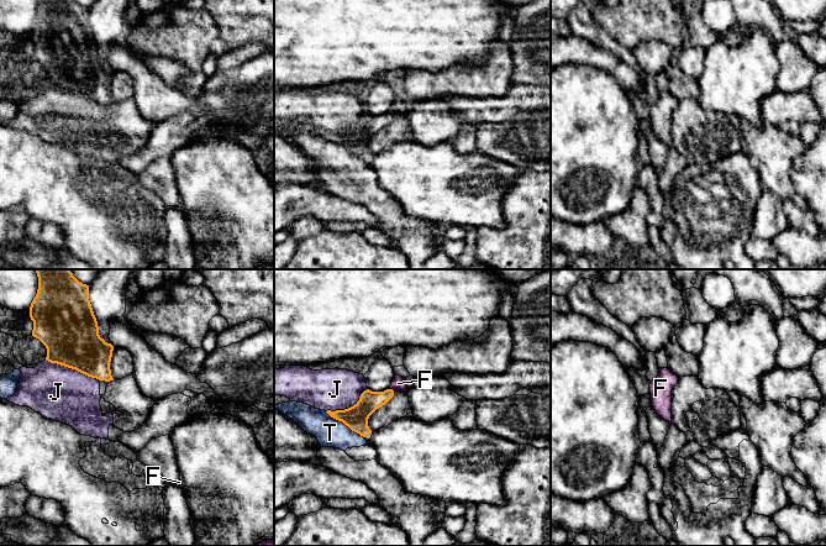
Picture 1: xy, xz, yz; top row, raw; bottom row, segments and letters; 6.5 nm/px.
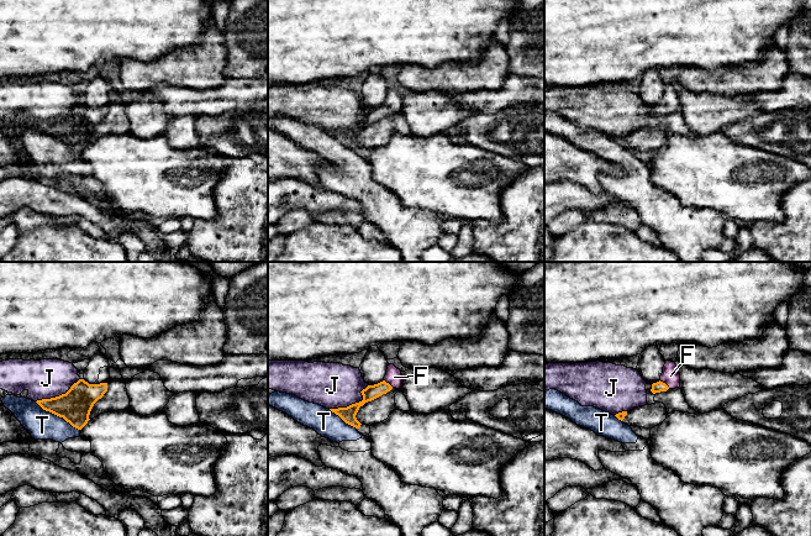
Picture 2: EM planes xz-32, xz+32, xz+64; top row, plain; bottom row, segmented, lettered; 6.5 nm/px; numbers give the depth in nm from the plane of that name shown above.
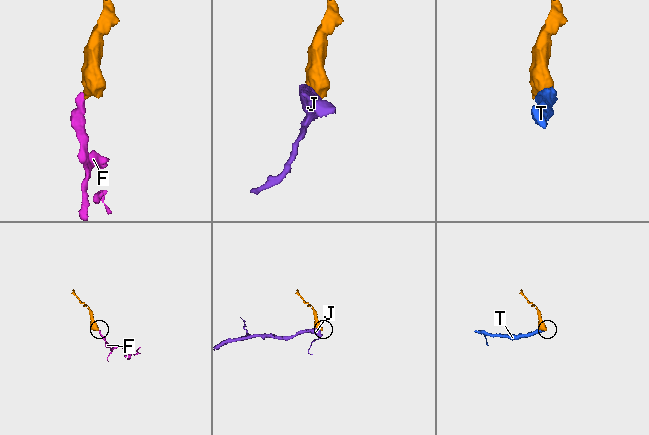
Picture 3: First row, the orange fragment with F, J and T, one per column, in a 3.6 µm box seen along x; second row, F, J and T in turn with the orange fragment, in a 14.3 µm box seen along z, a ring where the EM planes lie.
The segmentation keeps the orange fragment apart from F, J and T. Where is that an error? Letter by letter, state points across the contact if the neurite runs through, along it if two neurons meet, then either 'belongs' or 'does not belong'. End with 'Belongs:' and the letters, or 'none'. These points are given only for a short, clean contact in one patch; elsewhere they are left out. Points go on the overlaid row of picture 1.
F: runs through xz (369, 402), (383, 398), (392, 389), (398, 383); belongs
J: border along xy (46, 360), (74, 368), (99, 381); does not belong
T: border along xz (325, 411), (363, 437); does not belong
Belongs: F

